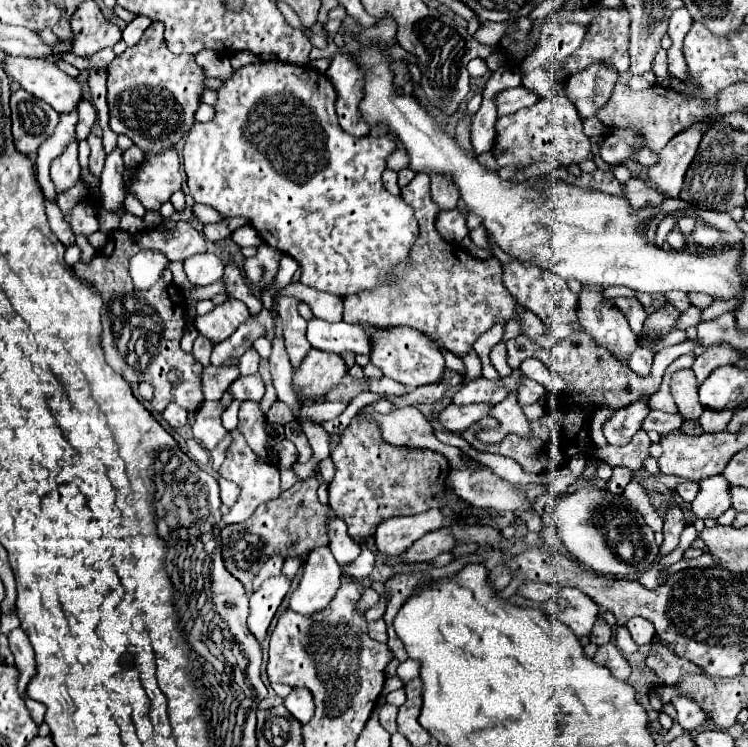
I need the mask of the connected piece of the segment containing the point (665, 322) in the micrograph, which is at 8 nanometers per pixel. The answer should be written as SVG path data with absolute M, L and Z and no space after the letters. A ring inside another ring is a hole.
M665 303L659 311L655 311L647 317L645 327L641 331L641 337L639 337L639 345L645 349L655 349L657 341L675 329L677 319L679 319L679 311L671 303ZM649 335L659 335L659 339L653 339Z

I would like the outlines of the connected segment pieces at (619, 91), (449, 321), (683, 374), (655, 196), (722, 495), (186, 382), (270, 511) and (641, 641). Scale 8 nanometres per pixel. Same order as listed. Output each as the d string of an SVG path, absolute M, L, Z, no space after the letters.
M625 83L615 85L611 99L597 113L597 119L603 125L609 125L613 129L619 129L619 127L639 129L645 135L645 145L653 151L661 151L671 141L671 137L675 137L683 129L689 129L693 123L703 121L703 117L709 117L709 115L707 115L707 105L701 99L681 95L681 93L661 87L661 85L633 91Z
M415 175L415 179L401 189L401 197L413 207L421 229L411 255L411 265L407 265L407 277L399 281L399 285L383 285L383 289L345 297L343 321L377 327L409 325L431 339L439 339L449 351L463 359L473 349L479 335L489 331L497 321L509 321L519 305L503 285L503 267L499 259L473 259L469 253L463 253L459 245L451 245L439 237L435 229L439 209L431 201L427 175Z
M693 369L675 371L671 377L671 395L679 407L679 413L685 419L699 419L703 407L699 405L697 397L697 377Z
M631 179L629 183L625 183L625 187L627 187L627 199L631 201L633 209L657 207L665 201L665 195L653 187L649 187L643 179Z
M711 475L699 481L699 493L691 503L693 513L699 519L717 519L731 507L731 483L723 475Z
M163 219L159 227L141 233L127 233L117 229L109 233L105 247L101 251L95 251L91 261L77 261L73 265L73 271L77 277L93 283L95 289L99 289L99 293L105 297L101 339L107 363L113 365L127 381L151 383L155 387L151 405L157 413L163 413L169 403L177 403L187 411L197 411L203 403L203 365L181 349L181 337L187 323L187 303L181 289L177 289L173 283L171 271L165 271L161 283L143 293L133 287L129 277L129 259L139 251L149 249L163 251L169 261L185 261L193 256L189 253L199 254L199 251L205 251L207 241L193 225L171 219Z
M319 467L315 475L311 475L309 479L297 481L297 485L293 485L289 491L283 491L275 501L267 501L259 505L257 511L245 523L225 525L221 529L225 567L229 569L233 577L237 577L245 585L247 593L251 593L251 583L269 557L273 555L301 557L301 561L305 563L311 551L315 551L317 547L329 545L327 525L337 515L331 507L323 505L317 499L317 487L319 487L317 473L319 473Z
M631 617L627 621L627 629L637 645L645 645L655 637L655 629L653 629L651 621L647 621L643 617Z

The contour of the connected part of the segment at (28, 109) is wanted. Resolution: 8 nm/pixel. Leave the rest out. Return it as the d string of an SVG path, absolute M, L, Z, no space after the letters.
M19 89L11 95L11 121L15 147L21 153L31 155L55 133L59 113L45 101Z

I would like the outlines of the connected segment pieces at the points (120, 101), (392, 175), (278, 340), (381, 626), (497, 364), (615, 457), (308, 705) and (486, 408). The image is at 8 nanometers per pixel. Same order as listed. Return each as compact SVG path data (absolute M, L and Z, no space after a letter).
M151 23L141 41L133 47L127 47L123 55L115 57L107 67L107 103L111 115L111 129L115 133L125 133L143 153L161 153L169 147L175 147L179 139L189 133L195 123L195 111L201 105L201 95L205 89L205 73L195 63L193 55L173 55L165 47L163 39L163 25Z
M385 169L383 173L383 185L391 195L399 195L399 187L397 187L397 173L391 169Z
M275 337L275 341L273 341L273 351L271 351L271 357L269 357L269 365L271 365L271 375L273 375L273 385L277 389L277 397L281 401L285 401L287 405L291 405L293 415L299 419L301 405L295 399L295 391L293 391L293 385L291 385L293 367L287 359L283 337Z
M379 619L379 621L371 623L371 627L369 627L369 635L381 643L386 643L388 641L388 635L385 621Z
M499 341L493 349L491 349L491 363L493 363L493 367L497 369L497 373L501 375L501 377L507 377L507 373L511 373L511 369L509 369L509 363L507 363L507 347L505 347L505 343L503 341Z
M639 431L625 447L601 447L597 449L597 457L609 463L611 467L625 465L631 471L641 471L645 459L649 457L651 439L647 433Z
M305 687L293 689L293 691L285 697L285 703L283 703L283 705L285 705L287 711L289 711L297 721L301 721L303 725L309 723L311 717L313 717L313 713L315 713L313 695L311 695L311 691L305 689Z
M451 403L439 415L439 421L445 429L459 433L459 431L469 429L473 423L481 421L483 417L489 417L491 409L493 409L493 405L489 405L489 403L473 403L473 405L455 405L455 403Z

